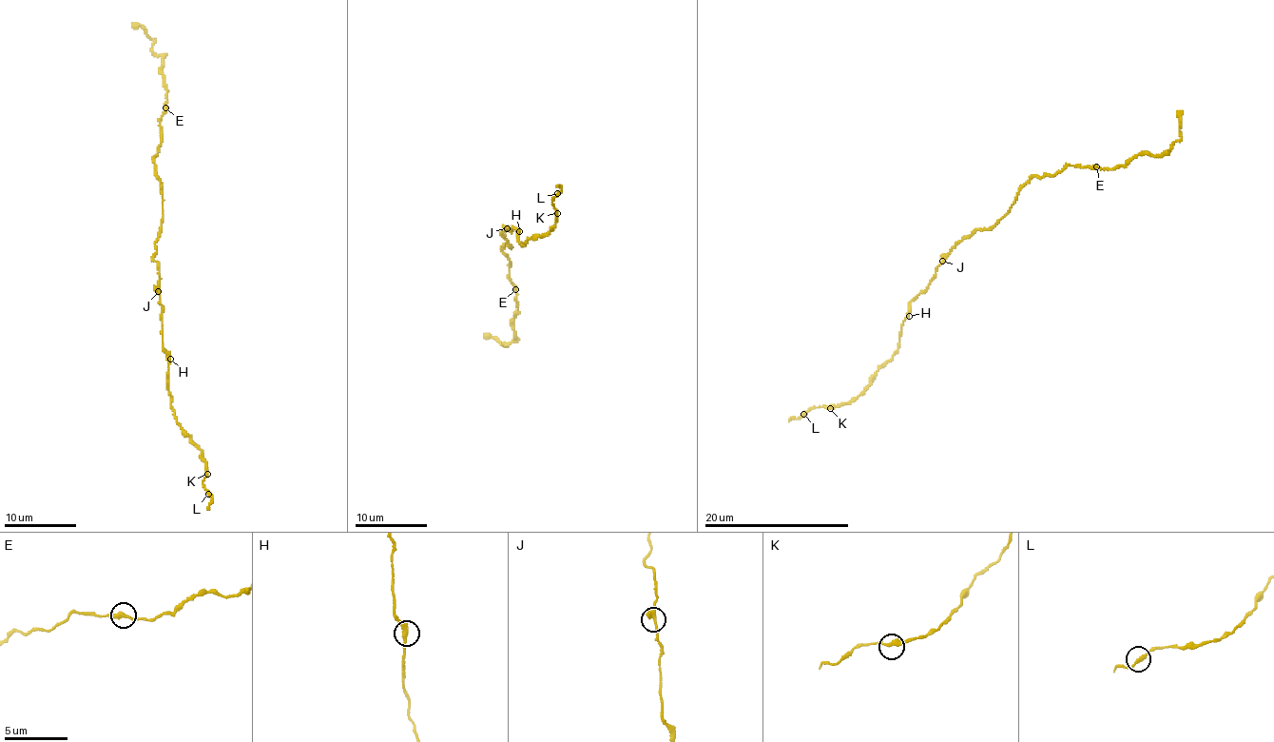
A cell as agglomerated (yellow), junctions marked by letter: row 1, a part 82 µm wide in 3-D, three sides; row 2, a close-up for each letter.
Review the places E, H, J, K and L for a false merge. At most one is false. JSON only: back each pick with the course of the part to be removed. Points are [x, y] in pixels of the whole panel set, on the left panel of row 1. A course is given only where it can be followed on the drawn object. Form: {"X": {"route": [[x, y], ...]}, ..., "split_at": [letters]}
{"E": {"route": [[166, 107], [164, 60], [152, 50], [152, 38], [132, 23]]}, "split_at": ["E"]}

